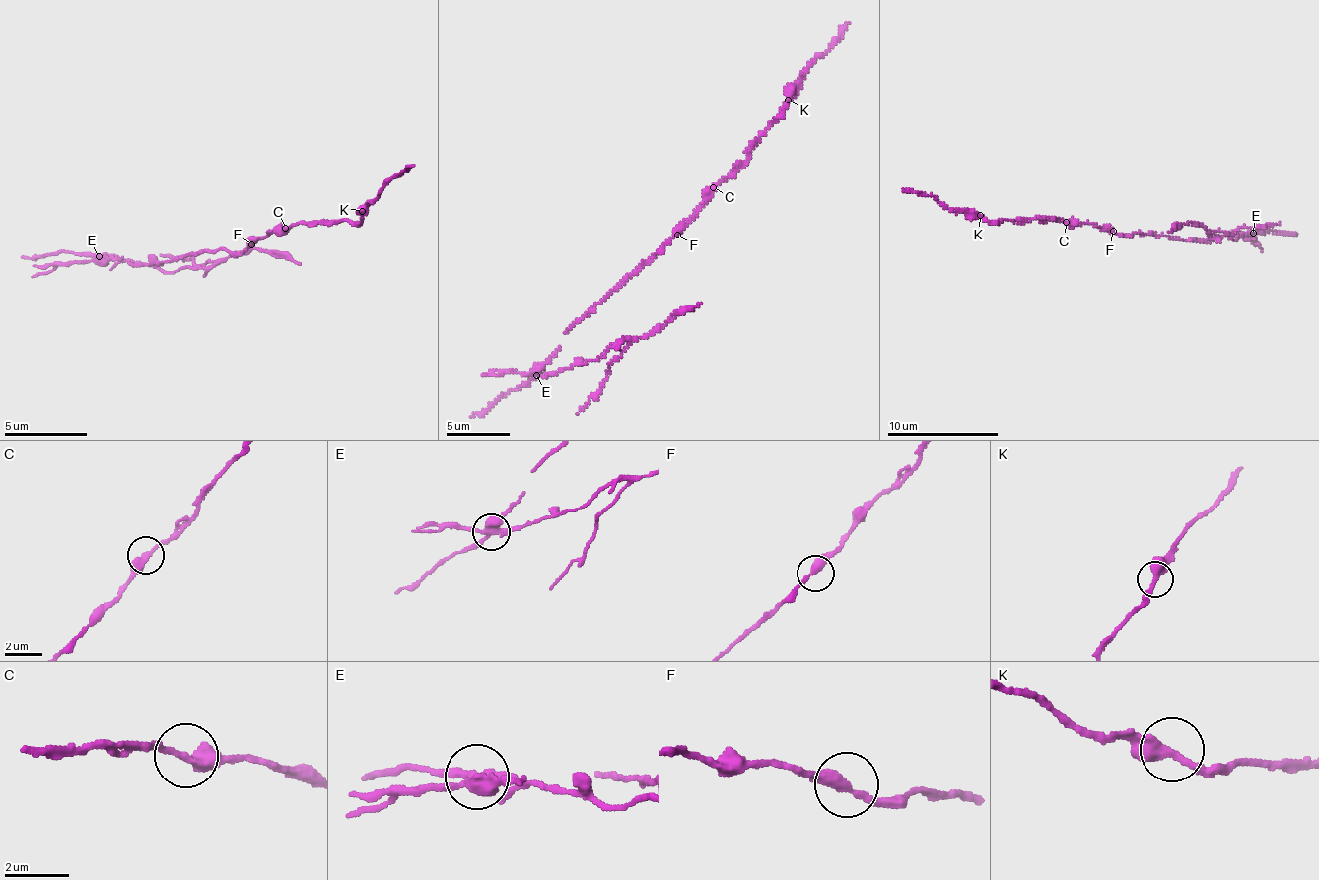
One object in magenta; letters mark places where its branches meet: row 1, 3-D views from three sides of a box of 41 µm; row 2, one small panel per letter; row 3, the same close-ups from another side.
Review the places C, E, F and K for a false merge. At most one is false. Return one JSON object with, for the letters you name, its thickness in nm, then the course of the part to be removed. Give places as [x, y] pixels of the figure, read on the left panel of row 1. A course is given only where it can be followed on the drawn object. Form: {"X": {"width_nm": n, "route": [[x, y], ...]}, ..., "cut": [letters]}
{"E": {"width_nm": 340, "route": [[98, 255], [180, 272], [236, 258], [257, 247], [302, 264]]}, "cut": ["E"]}

